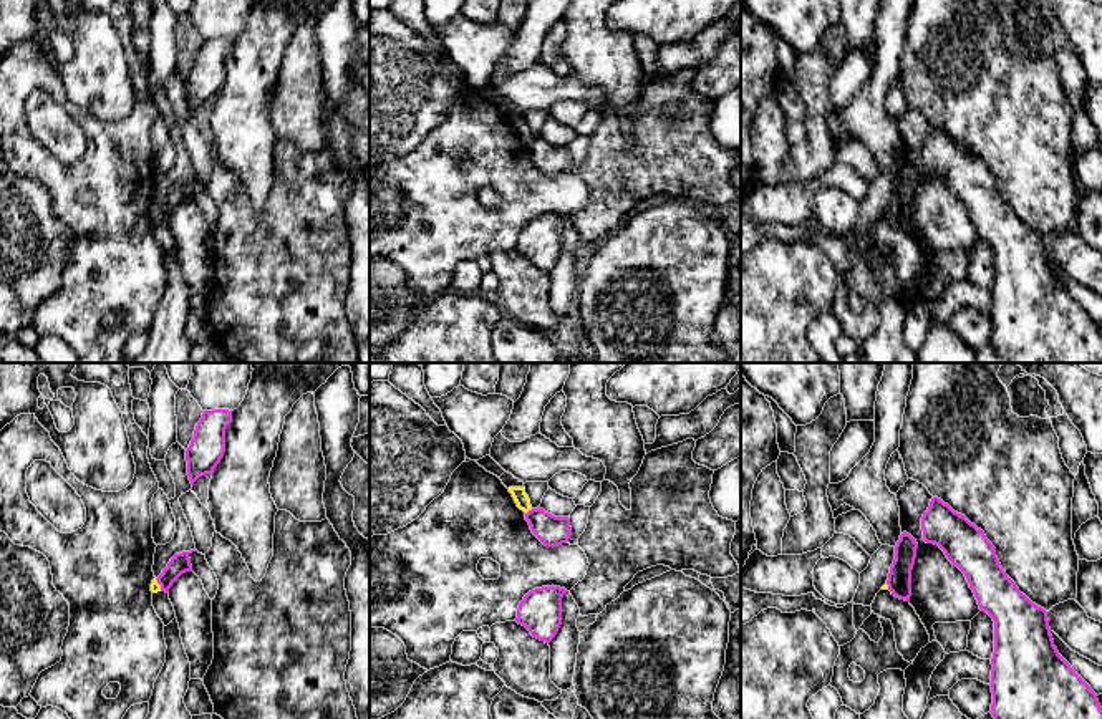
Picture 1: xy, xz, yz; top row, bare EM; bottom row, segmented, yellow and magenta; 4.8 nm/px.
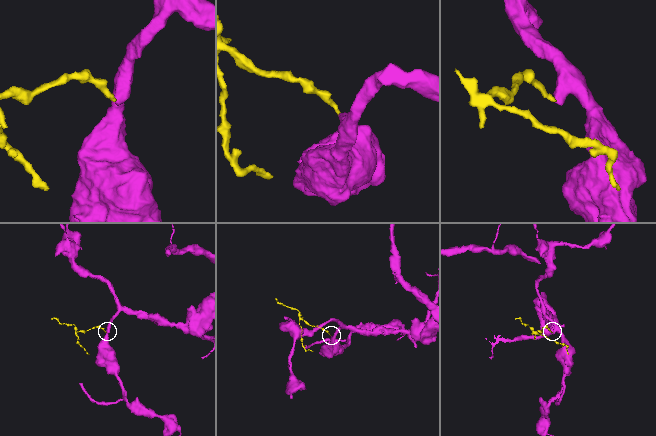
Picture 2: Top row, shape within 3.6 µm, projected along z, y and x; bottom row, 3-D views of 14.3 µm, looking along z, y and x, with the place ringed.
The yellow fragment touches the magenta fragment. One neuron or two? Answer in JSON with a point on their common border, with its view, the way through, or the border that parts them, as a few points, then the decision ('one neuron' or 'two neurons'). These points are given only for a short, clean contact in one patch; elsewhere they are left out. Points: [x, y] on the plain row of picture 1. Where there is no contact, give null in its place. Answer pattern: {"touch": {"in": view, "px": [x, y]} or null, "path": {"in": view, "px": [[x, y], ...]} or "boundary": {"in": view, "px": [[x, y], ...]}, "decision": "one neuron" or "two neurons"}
{"touch": {"in": "xz", "px": [529, 138]}, "boundary": {"in": "xz", "px": [[532, 138], [526, 143]]}, "decision": "two neurons"}

